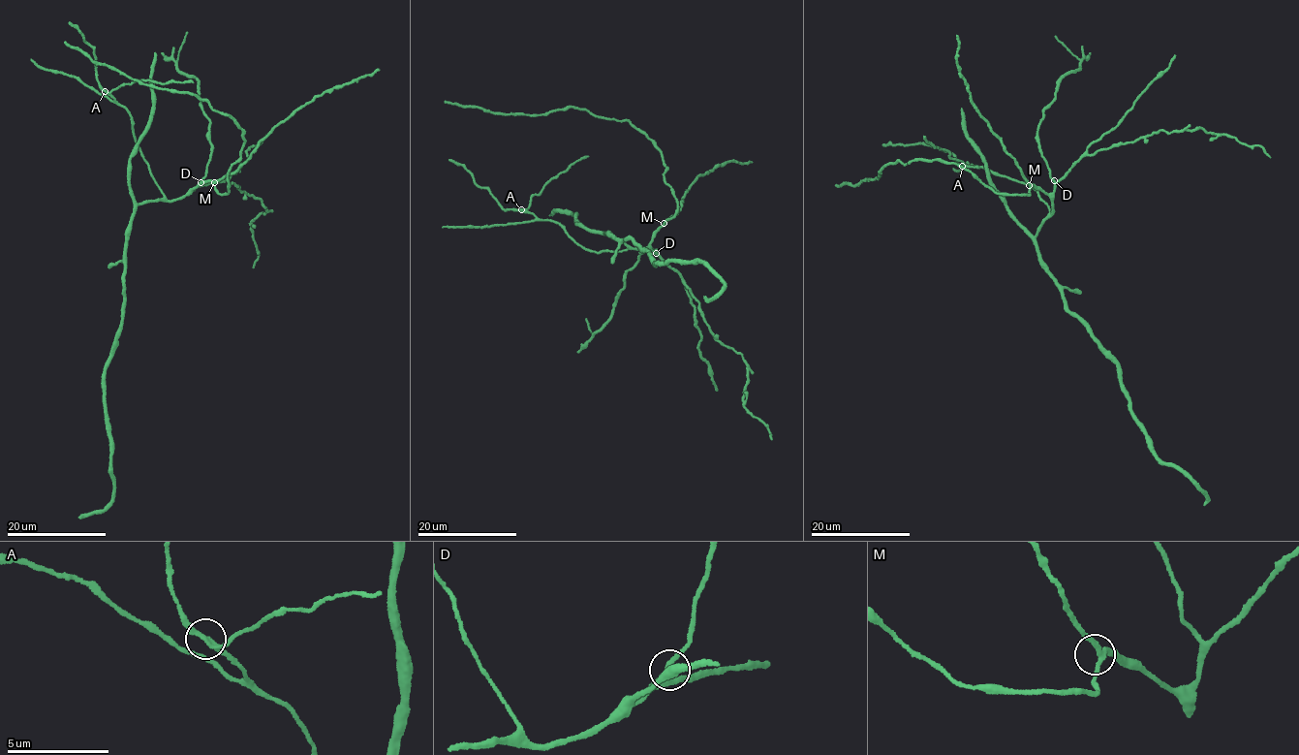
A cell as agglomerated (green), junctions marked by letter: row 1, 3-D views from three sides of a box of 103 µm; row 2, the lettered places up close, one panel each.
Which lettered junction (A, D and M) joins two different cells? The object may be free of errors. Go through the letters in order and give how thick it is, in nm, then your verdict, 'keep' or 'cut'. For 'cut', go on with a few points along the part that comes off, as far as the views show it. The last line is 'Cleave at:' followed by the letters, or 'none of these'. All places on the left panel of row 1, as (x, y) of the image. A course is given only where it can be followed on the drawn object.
A: calibre 200 nm; cut; course (106, 91), (110, 93), (120, 84), (142, 79), (158, 83), (193, 82)
D: calibre 240 nm; keep
M: calibre 240 nm; keep
Cleave at: A

